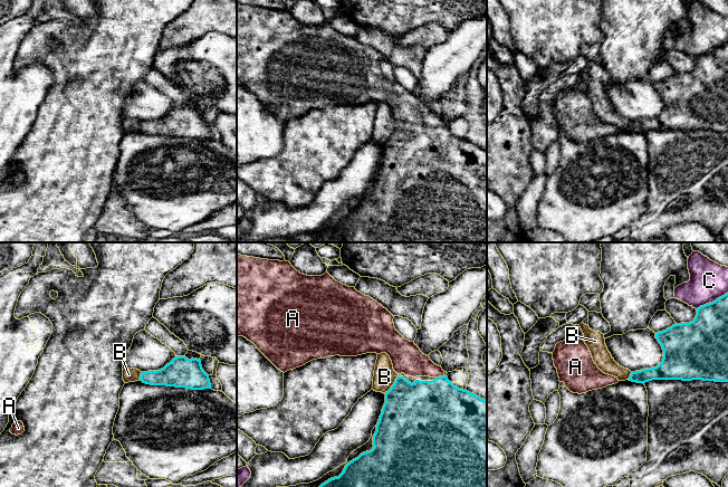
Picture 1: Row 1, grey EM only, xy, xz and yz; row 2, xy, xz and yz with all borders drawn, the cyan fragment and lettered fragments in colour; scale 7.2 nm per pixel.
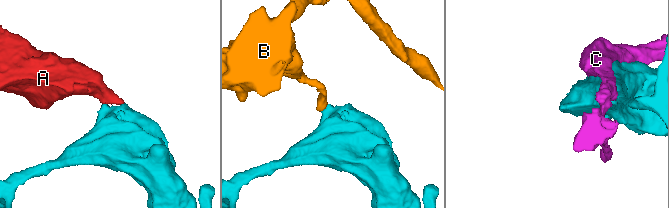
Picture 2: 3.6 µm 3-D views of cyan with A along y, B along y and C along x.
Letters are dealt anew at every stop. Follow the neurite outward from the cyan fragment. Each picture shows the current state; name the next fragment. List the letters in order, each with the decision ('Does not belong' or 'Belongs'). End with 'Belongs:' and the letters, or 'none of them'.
A: Belongs
B: Does not belong
C: Does not belong
Belongs: A

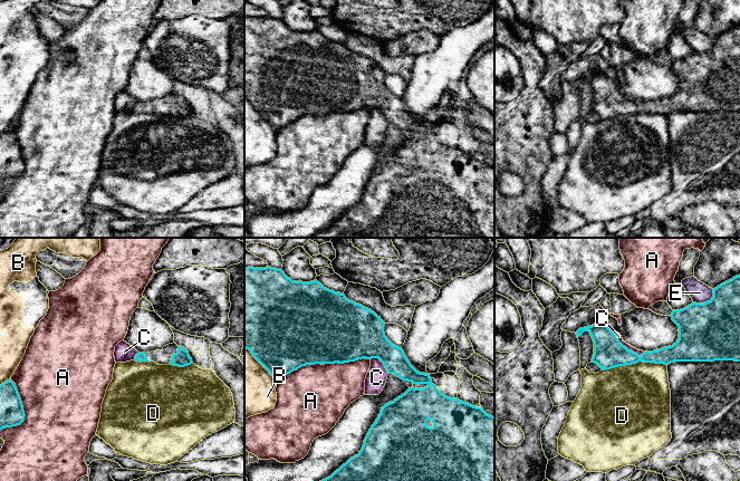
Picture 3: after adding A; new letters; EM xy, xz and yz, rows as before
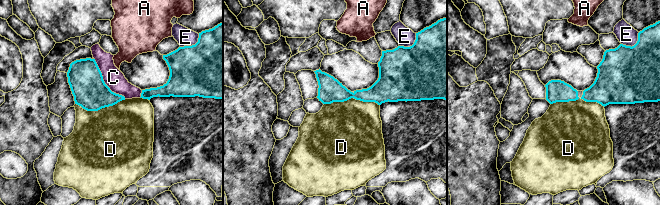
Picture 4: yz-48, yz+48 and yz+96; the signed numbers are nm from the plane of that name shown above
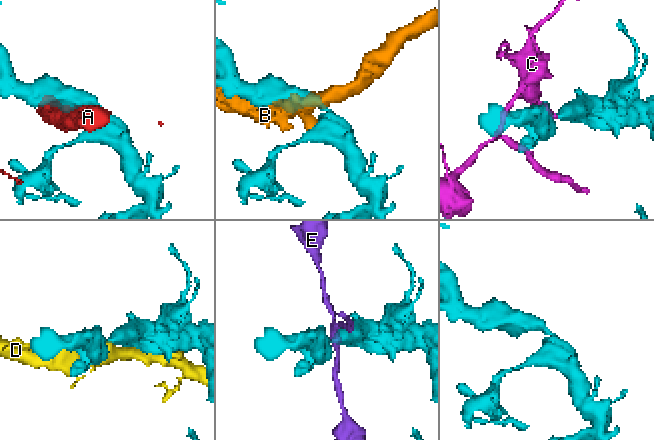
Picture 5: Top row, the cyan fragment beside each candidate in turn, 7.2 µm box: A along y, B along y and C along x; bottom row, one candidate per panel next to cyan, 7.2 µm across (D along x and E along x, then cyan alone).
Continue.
A: Does not belong
B: Does not belong
C: Does not belong
D: Does not belong
E: Does not belong
Belongs: none of them

